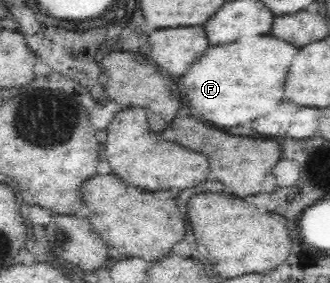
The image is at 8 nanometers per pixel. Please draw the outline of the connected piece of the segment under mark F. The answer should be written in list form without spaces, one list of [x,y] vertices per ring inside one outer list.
[[[271,35],[247,37],[247,39],[239,39],[235,43],[229,43],[229,45],[209,47],[191,65],[189,71],[185,71],[179,79],[174,79],[174,81],[181,83],[187,89],[185,95],[189,99],[193,117],[197,117],[201,121],[209,121],[209,123],[219,125],[219,127],[235,127],[235,125],[255,121],[261,115],[267,115],[269,111],[273,111],[281,103],[285,77],[287,77],[287,71],[289,71],[289,65],[293,61],[295,53],[297,53],[297,49],[291,43],[285,43],[285,41],[275,39]]]

